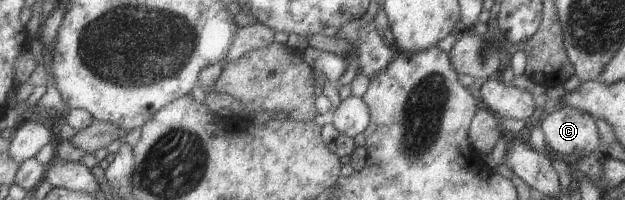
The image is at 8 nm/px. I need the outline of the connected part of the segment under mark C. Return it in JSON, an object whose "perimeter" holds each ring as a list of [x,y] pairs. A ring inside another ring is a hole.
{"perimeter":[[[568,106],[550,114],[539,114],[538,123],[548,149],[559,154],[574,154],[577,159],[600,149],[594,119]]]}

